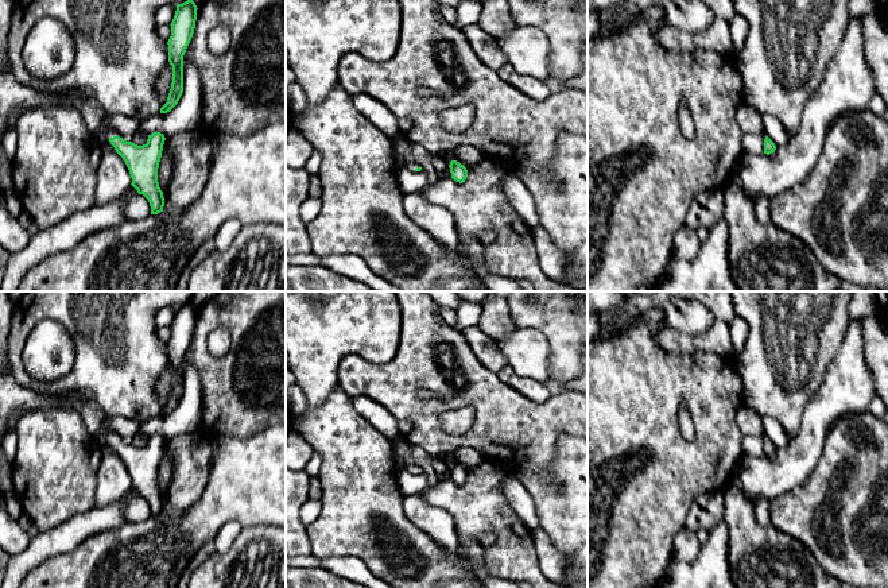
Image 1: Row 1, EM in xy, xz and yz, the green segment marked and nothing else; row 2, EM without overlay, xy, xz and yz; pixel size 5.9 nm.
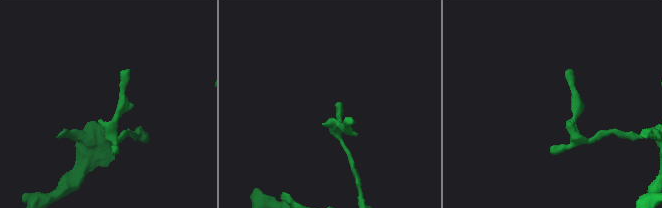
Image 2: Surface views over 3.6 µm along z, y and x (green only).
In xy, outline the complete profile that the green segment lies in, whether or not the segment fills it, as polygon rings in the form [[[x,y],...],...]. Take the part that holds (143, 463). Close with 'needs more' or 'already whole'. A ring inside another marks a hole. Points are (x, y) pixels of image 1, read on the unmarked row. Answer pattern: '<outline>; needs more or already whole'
[[[105,415],[104,419],[108,440],[129,472],[132,480],[131,487],[139,496],[143,496],[148,502],[151,517],[163,514],[164,499],[158,484],[158,471],[166,442],[164,437],[160,434],[152,434],[148,437],[147,445],[143,448],[125,444],[110,430],[108,426],[108,418],[109,417]]]; needs more

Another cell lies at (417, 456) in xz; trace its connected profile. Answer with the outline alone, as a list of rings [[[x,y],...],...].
[[[411,444],[411,449],[403,457],[403,468],[408,468],[410,465],[419,467],[429,475],[427,488],[438,483],[429,453],[418,445]]]

